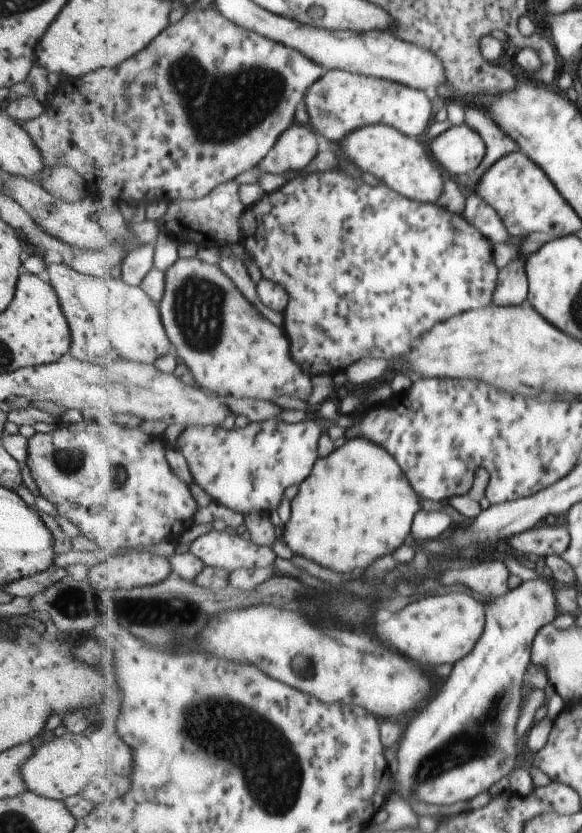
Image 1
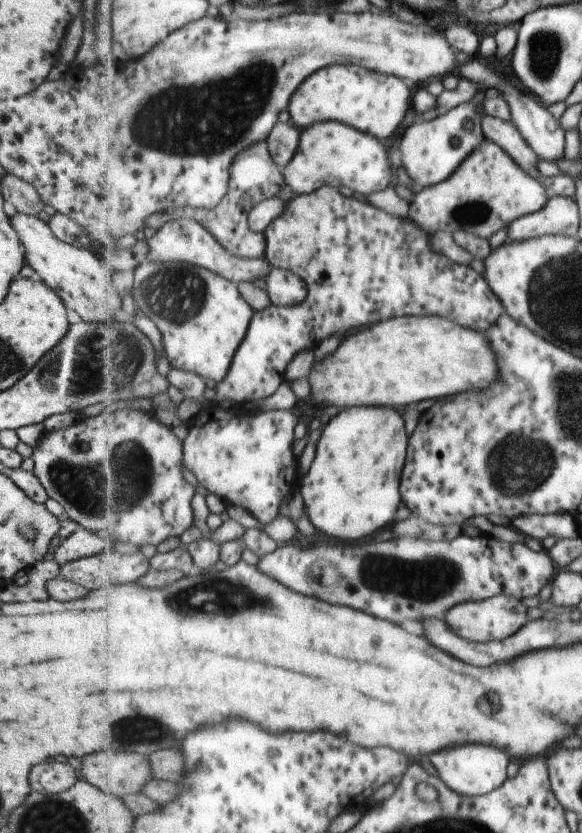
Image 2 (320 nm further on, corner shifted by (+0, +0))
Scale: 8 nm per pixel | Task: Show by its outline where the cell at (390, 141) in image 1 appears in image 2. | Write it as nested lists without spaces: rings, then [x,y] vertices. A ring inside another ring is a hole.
[[[323,121],[303,132],[301,146],[291,164],[287,164],[285,168],[285,180],[298,195],[311,194],[327,184],[339,188],[343,188],[345,184],[353,192],[369,196],[389,186],[391,170],[395,169],[389,166],[389,152],[381,140],[339,121]]]

